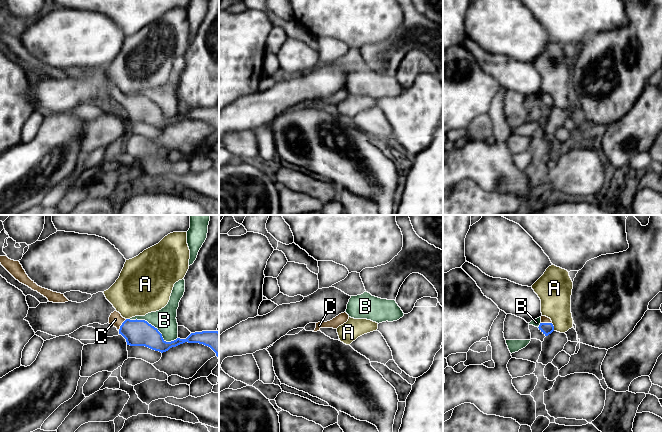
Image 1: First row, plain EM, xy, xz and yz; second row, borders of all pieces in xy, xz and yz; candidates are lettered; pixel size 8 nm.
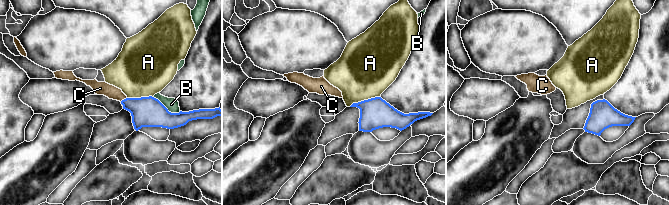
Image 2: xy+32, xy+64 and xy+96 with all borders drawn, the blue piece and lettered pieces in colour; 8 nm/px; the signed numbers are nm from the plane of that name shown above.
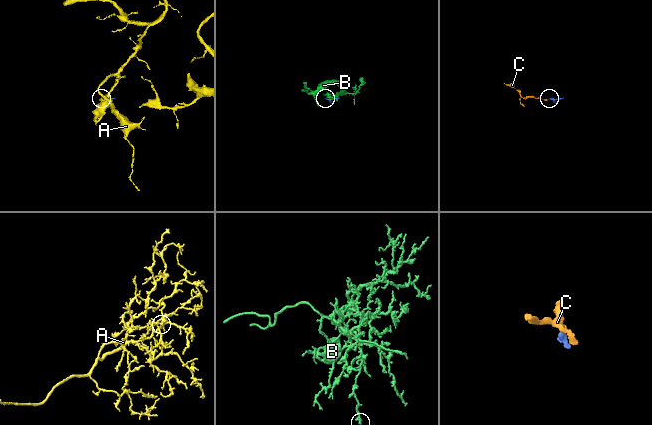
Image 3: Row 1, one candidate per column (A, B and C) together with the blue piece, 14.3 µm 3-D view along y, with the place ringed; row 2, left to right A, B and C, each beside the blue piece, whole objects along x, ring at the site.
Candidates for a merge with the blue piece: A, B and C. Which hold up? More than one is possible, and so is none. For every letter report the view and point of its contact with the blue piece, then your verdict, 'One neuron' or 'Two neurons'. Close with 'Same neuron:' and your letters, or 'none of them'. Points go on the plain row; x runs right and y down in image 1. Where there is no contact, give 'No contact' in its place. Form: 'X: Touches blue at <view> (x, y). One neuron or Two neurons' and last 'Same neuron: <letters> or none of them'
A: Touches blue at yz (553, 103). Two neurons
B: Touches blue at xy (154, 103). Two neurons
C: Touches blue at xy (121, 101). One neuron
Same neuron: C

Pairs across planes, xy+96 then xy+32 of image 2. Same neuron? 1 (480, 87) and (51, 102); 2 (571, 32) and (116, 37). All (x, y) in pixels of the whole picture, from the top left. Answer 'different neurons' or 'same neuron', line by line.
1: same neuron
2: different neurons

